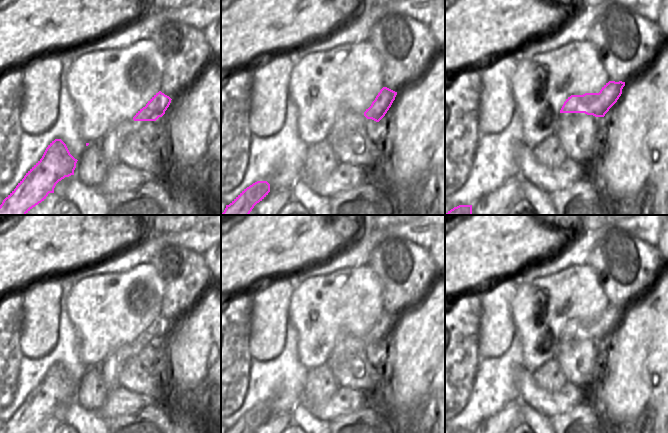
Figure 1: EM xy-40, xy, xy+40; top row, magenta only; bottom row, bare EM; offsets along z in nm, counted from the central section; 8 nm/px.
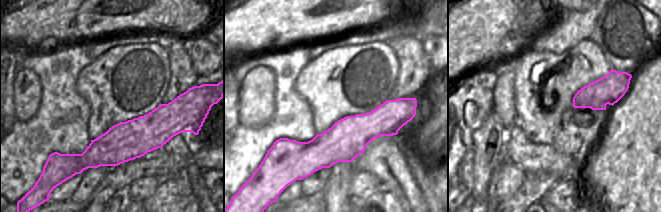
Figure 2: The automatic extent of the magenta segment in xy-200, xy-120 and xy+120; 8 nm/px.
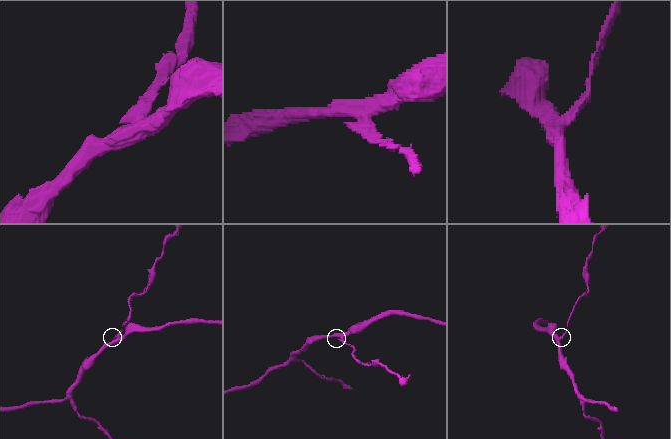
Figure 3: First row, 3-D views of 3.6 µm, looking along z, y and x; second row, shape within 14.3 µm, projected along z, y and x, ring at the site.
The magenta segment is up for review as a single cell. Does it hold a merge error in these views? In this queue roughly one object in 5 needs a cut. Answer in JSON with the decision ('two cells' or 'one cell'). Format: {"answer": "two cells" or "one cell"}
{"answer": "two cells"}

